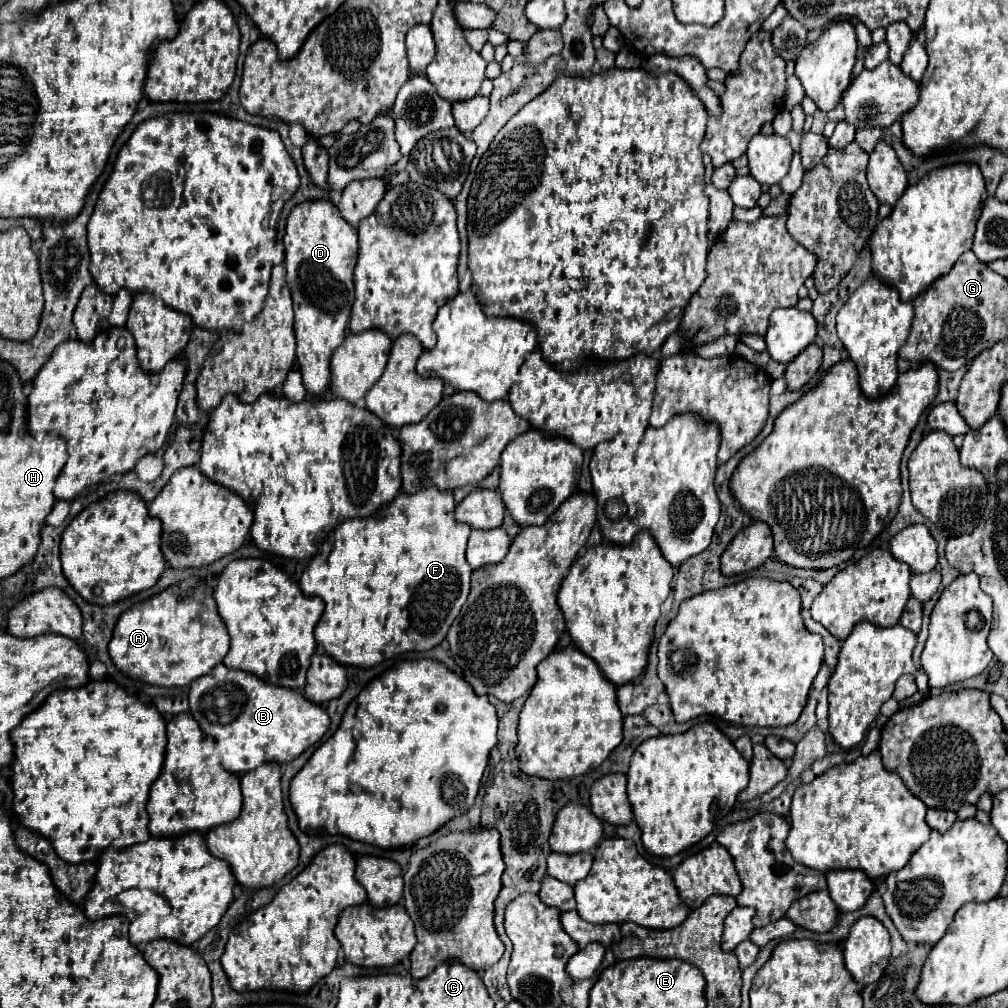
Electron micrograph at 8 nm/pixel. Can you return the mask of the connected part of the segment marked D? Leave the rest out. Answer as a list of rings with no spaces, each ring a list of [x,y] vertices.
[[[324,199],[304,201],[292,207],[288,221],[286,221],[286,233],[284,233],[284,253],[286,253],[286,281],[292,291],[294,299],[294,335],[298,341],[296,357],[300,365],[300,373],[304,379],[304,387],[310,395],[322,395],[330,389],[330,357],[332,351],[344,341],[350,309],[354,303],[354,283],[352,283],[352,271],[358,257],[358,235],[354,227],[348,227],[340,211]]]

